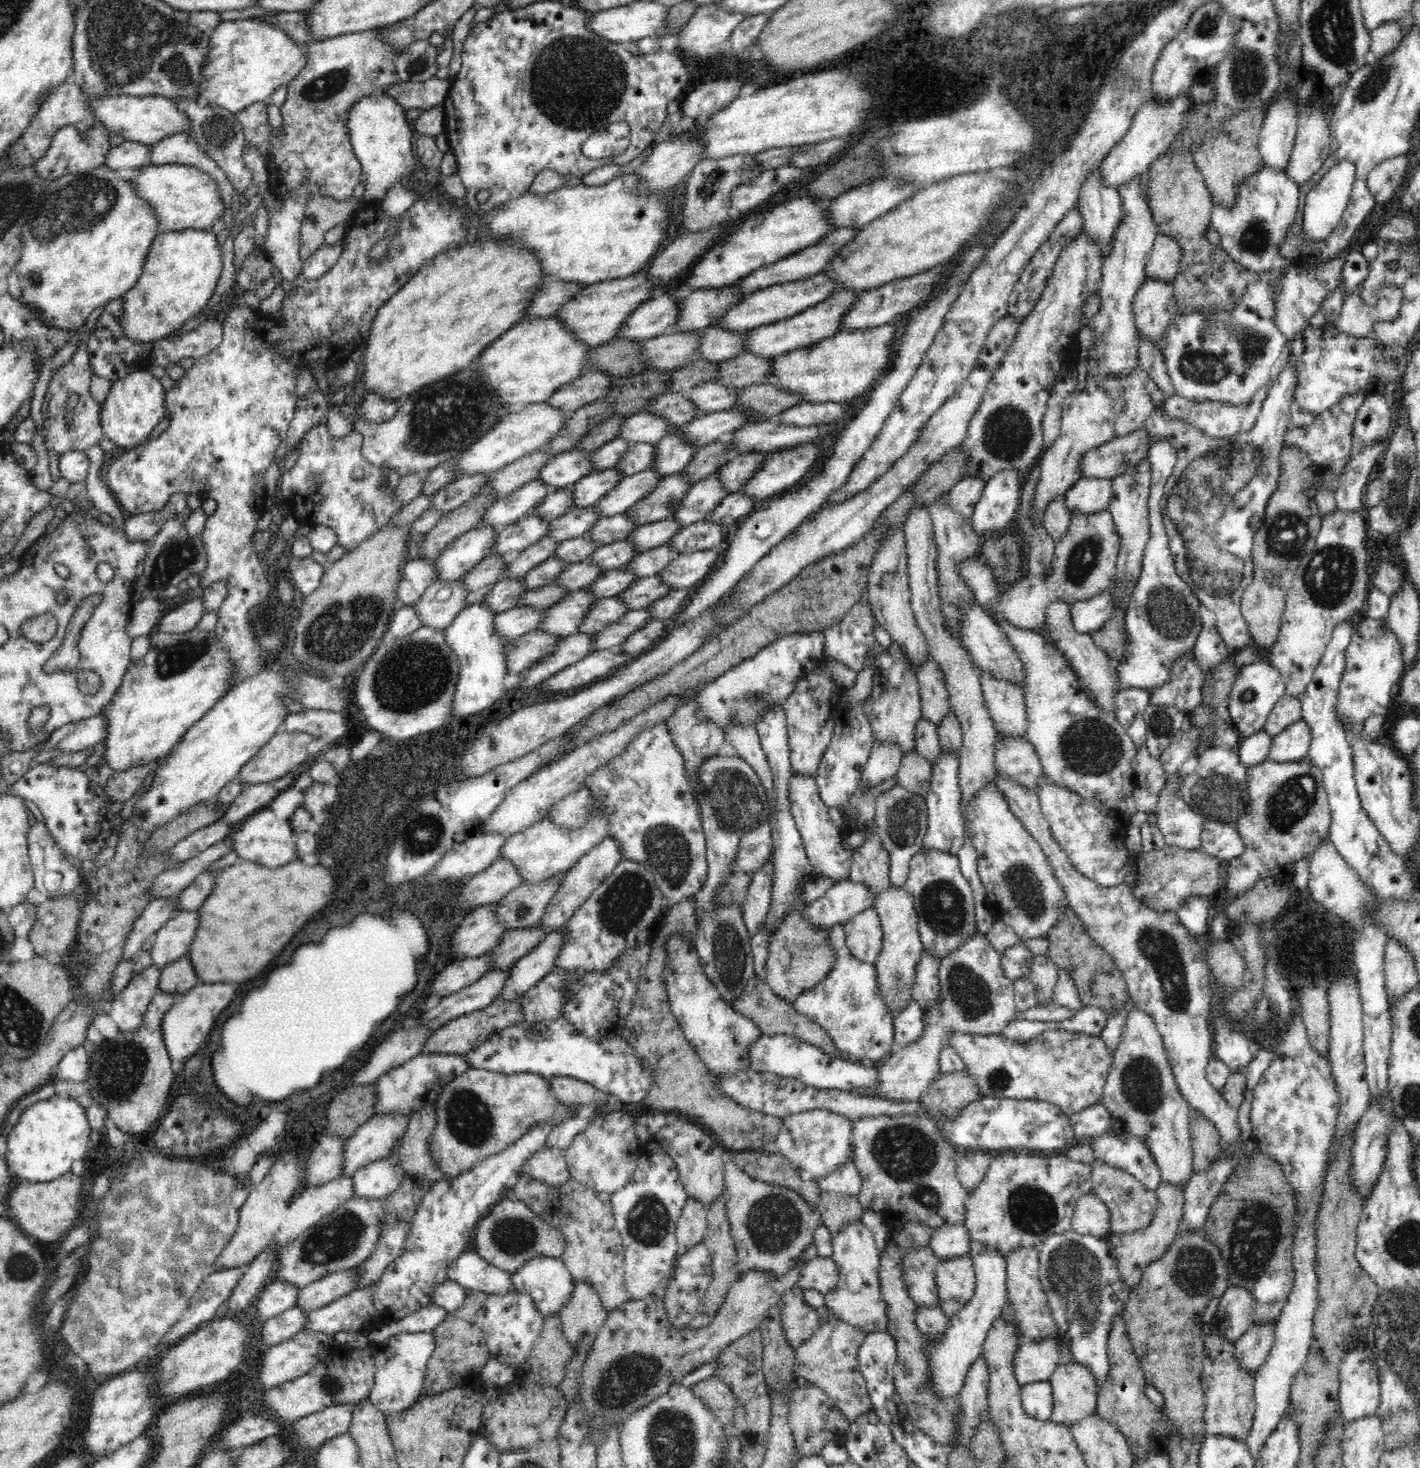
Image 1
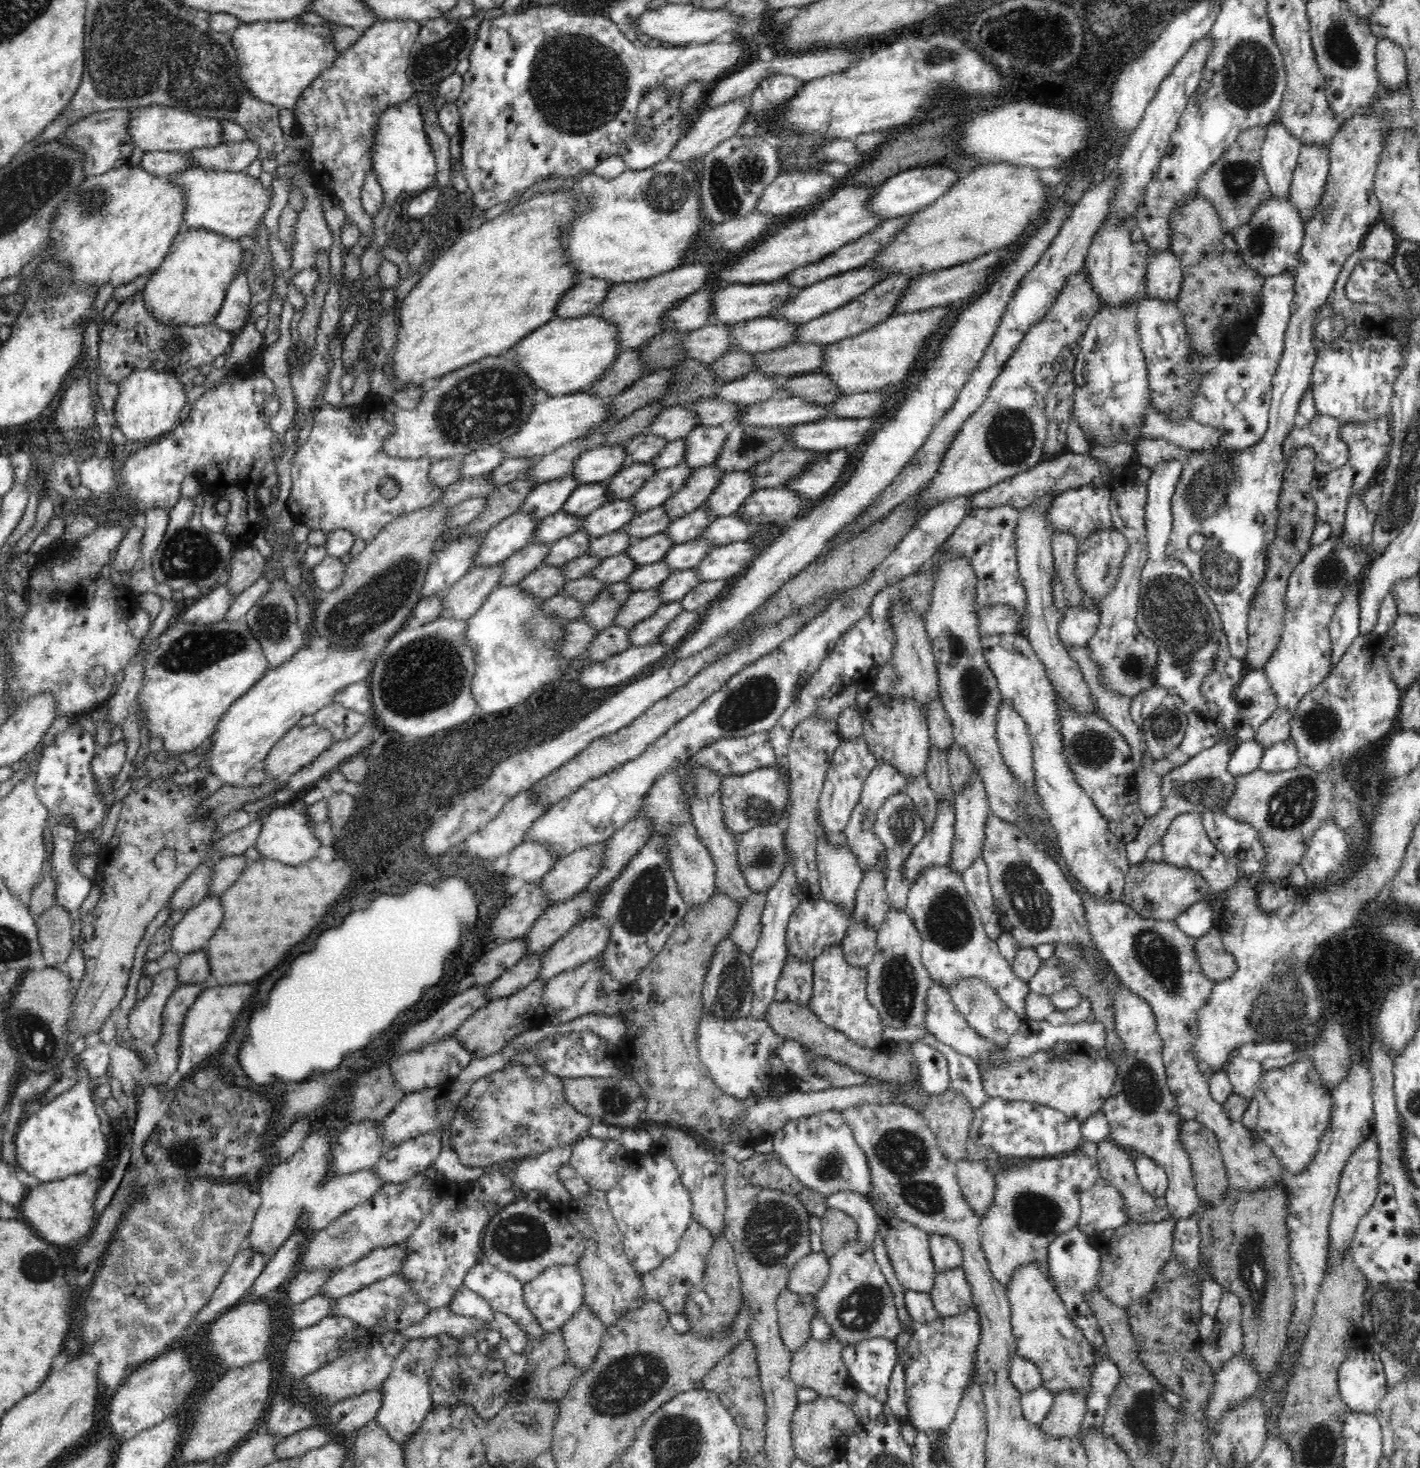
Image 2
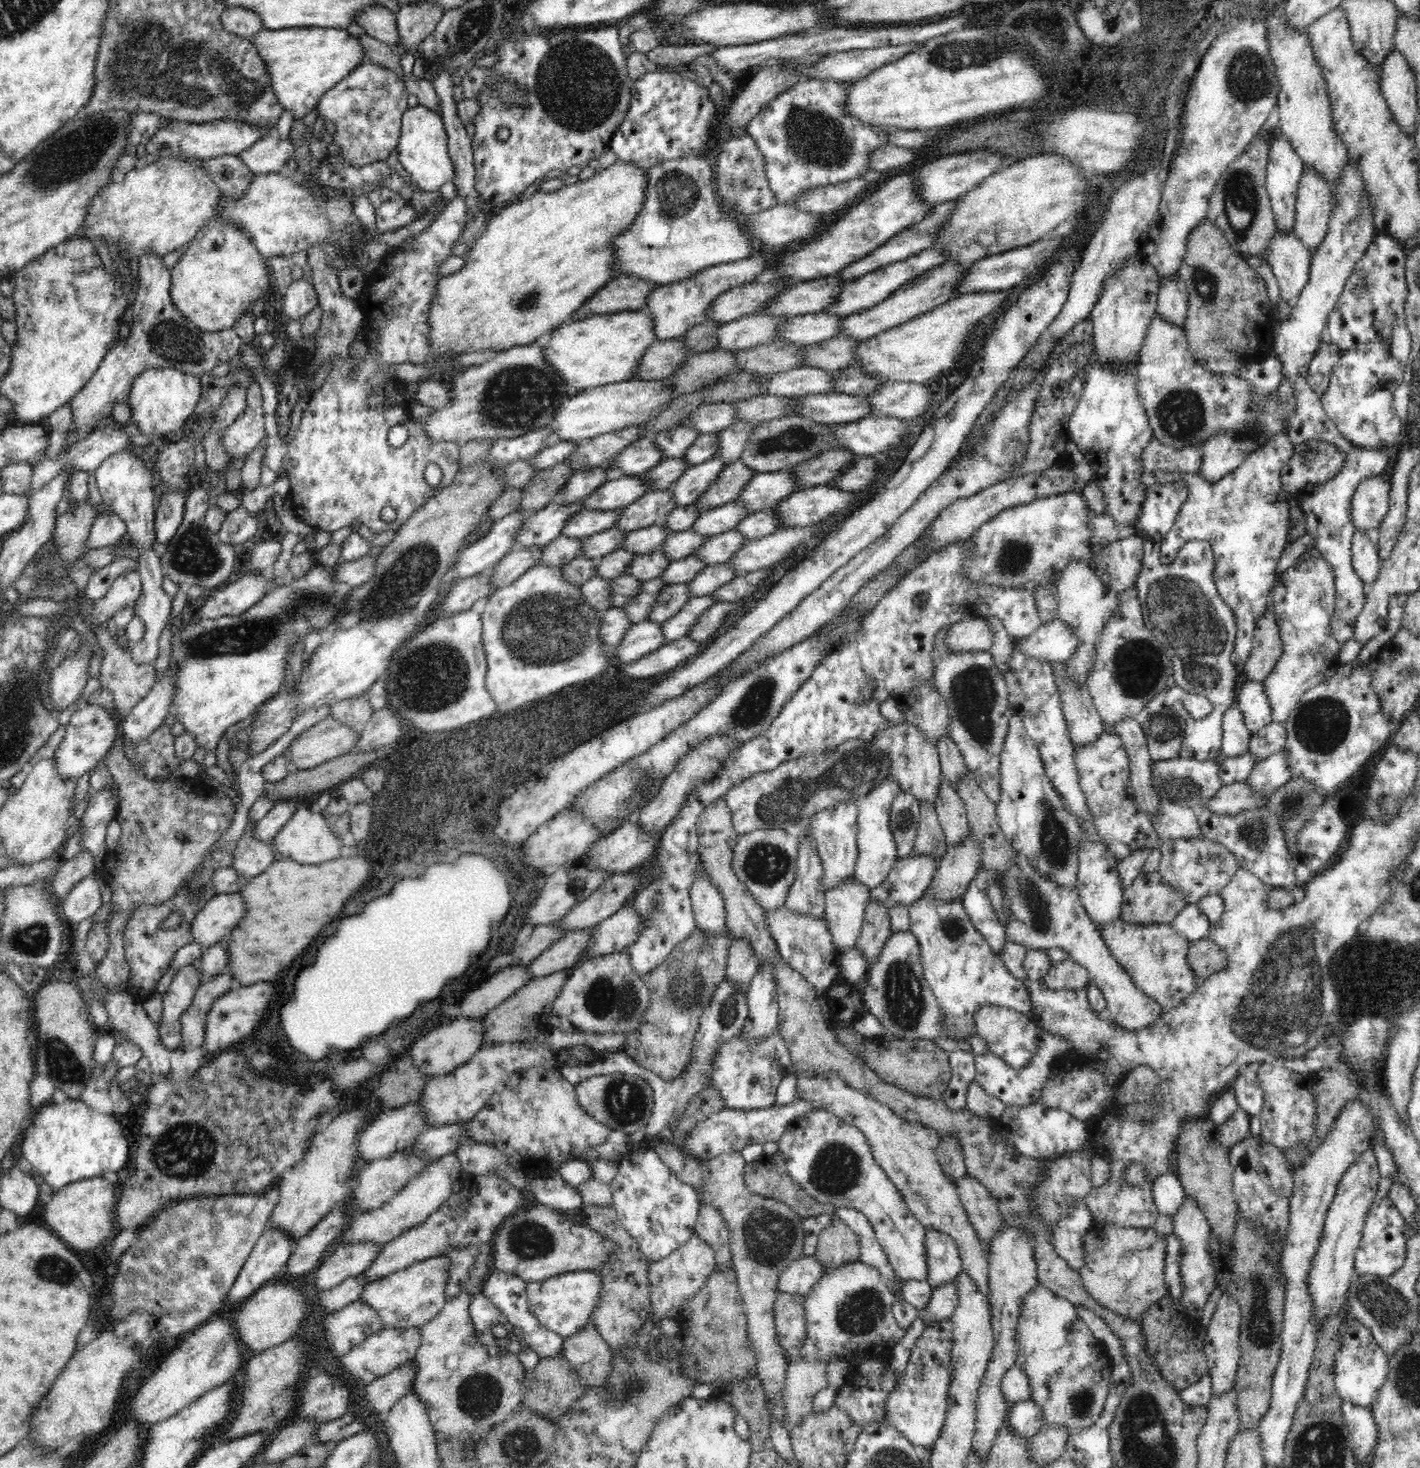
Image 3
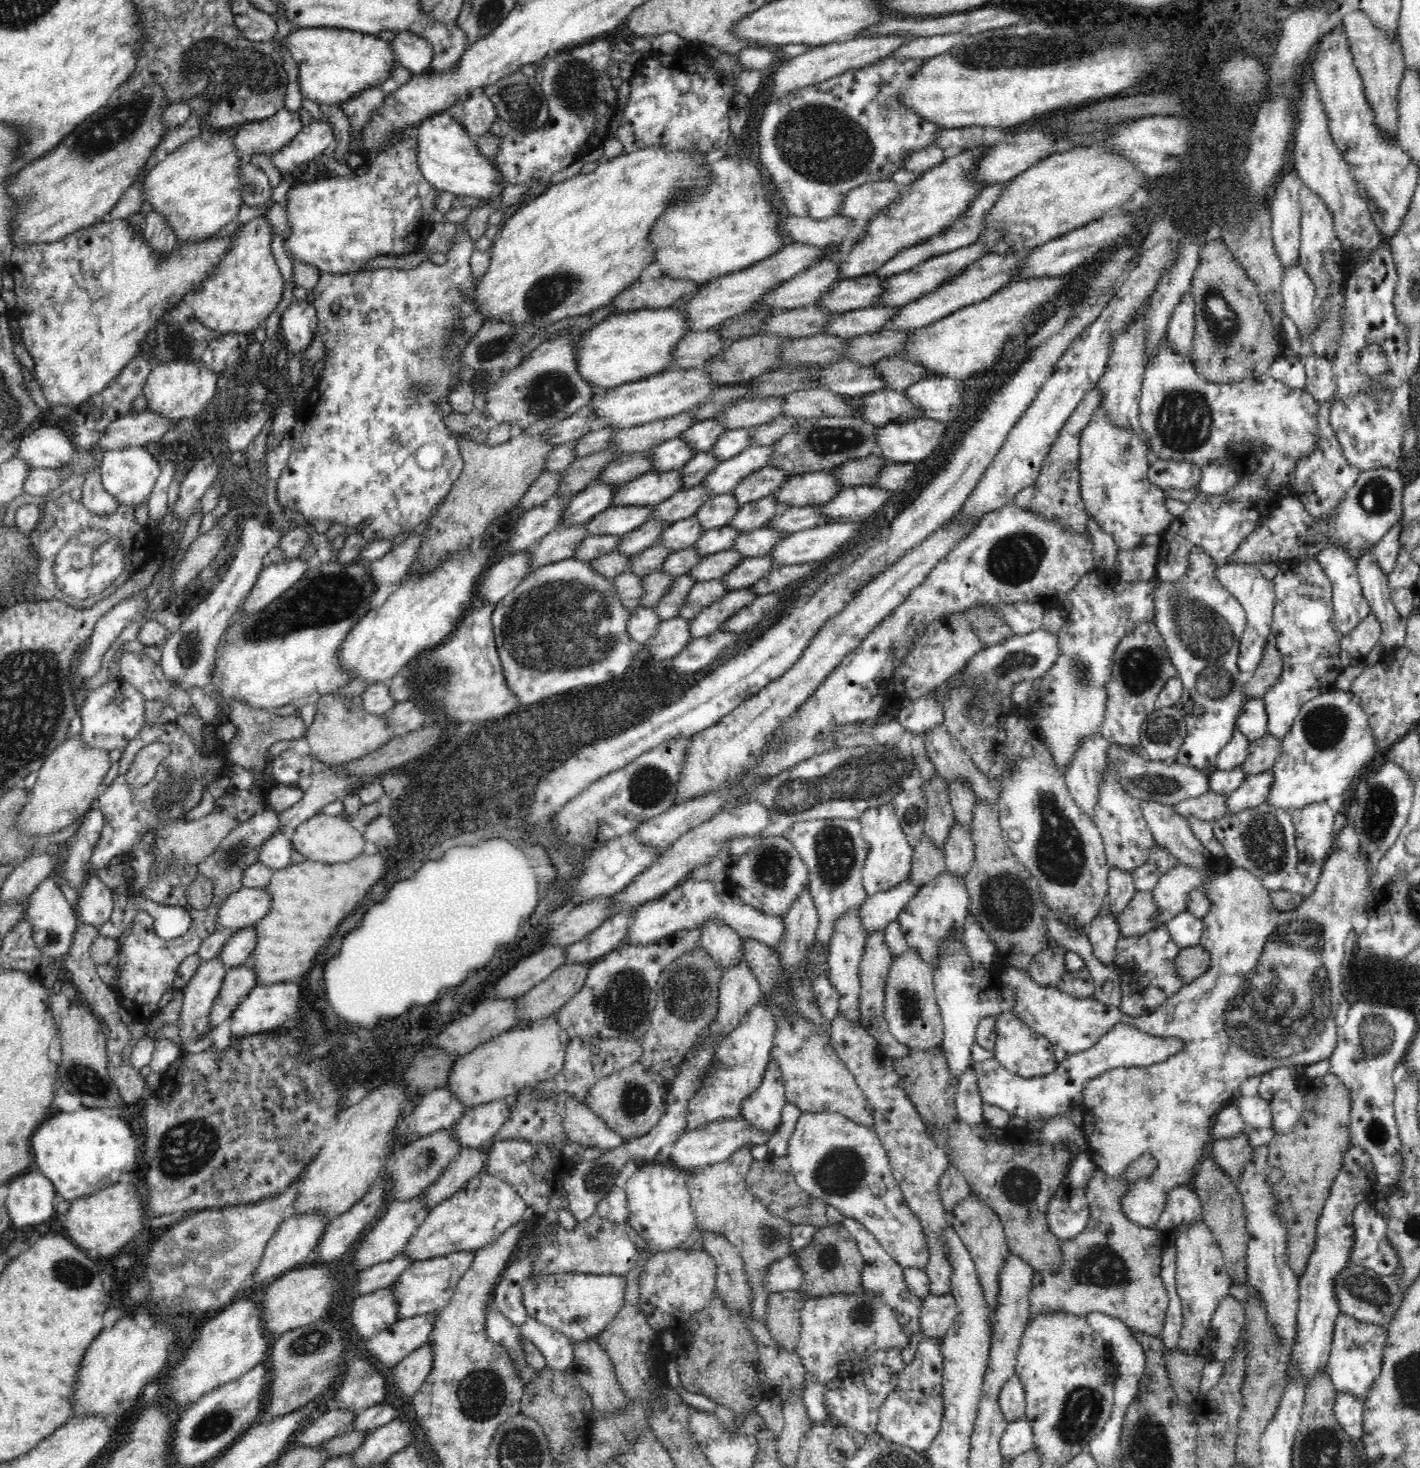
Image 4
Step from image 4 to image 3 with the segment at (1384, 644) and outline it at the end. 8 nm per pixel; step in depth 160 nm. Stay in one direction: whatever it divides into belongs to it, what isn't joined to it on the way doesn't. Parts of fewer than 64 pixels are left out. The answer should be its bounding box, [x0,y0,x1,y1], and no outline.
[1352,529,1381,592]

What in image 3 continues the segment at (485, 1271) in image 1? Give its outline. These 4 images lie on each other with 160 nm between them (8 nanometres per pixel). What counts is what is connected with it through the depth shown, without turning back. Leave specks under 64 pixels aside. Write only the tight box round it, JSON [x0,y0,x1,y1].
[481,1269,563,1358]

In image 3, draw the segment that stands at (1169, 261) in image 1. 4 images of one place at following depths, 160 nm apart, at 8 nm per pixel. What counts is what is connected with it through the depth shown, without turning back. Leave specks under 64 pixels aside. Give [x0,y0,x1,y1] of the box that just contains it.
[1157,274,1189,325]

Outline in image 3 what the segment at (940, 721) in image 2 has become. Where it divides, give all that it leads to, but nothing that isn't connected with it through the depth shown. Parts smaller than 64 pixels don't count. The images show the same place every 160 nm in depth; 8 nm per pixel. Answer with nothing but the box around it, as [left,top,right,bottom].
[934,737,968,790]

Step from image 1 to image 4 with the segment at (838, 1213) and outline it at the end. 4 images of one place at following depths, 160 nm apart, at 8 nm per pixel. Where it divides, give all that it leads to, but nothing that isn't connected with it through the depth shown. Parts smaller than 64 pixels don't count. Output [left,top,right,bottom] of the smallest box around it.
[793,1223,864,1299]

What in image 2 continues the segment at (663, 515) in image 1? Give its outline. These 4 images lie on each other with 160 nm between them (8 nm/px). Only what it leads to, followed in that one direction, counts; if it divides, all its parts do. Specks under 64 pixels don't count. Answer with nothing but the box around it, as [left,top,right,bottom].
[660,464,728,520]

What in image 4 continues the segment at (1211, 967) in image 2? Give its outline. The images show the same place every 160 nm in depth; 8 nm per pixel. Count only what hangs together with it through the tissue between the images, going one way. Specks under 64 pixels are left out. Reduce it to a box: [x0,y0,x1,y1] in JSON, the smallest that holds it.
[1177,943,1210,985]

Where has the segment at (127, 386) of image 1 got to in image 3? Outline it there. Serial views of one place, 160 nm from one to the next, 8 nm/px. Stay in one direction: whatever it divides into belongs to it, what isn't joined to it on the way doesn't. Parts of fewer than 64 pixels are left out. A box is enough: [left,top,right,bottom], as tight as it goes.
[126,368,201,437]

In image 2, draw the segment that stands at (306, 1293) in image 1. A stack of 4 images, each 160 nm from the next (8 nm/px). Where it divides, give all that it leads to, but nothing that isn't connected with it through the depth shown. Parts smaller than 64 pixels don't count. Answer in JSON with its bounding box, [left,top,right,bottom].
[319,1242,408,1298]

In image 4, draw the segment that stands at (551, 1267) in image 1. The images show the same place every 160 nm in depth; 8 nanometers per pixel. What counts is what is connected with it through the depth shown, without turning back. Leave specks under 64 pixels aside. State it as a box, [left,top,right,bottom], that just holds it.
[522,1273,626,1340]

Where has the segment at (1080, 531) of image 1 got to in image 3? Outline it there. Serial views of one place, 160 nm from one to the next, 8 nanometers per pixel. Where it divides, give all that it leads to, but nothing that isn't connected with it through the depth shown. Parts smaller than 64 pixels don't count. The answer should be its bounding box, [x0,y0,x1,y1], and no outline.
[944,535,1144,653]

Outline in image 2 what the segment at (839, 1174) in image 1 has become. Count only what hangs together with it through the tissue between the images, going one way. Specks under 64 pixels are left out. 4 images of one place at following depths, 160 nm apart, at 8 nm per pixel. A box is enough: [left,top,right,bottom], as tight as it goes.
[826,1190,878,1249]

